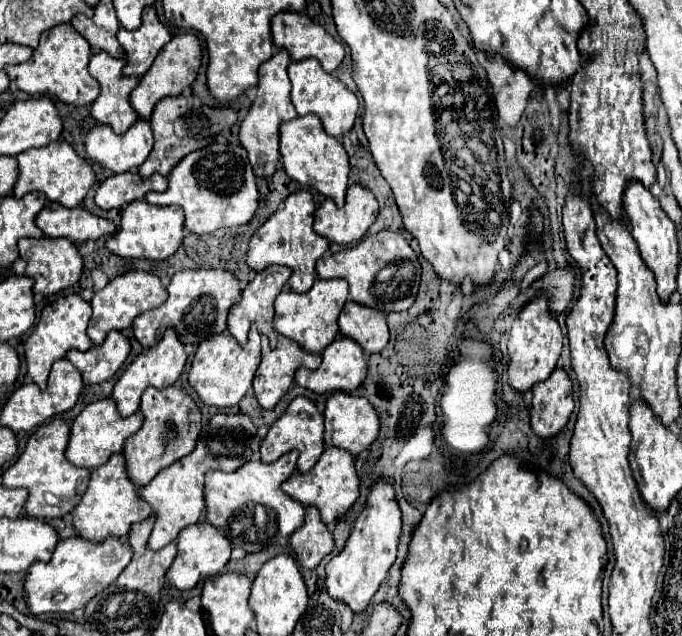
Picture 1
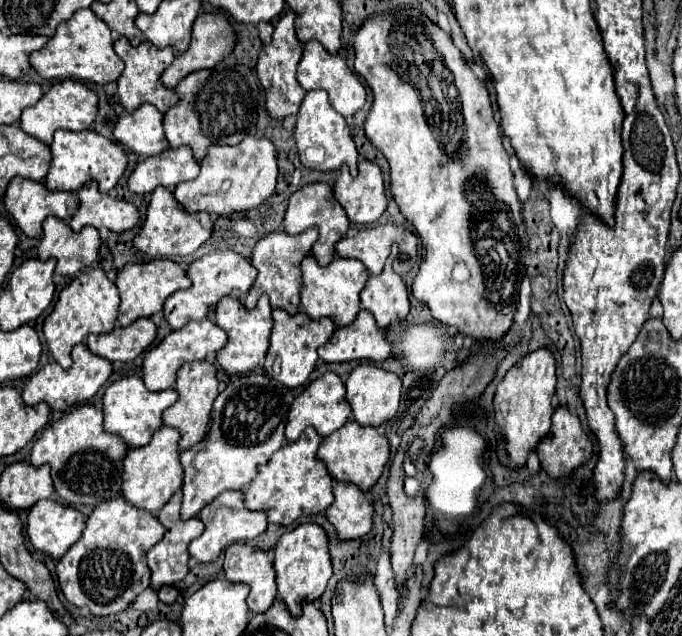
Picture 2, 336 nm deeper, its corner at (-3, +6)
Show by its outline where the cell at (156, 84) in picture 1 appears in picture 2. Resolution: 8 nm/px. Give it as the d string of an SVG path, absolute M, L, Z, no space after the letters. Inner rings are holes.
M202 13L198 15L198 19L194 21L194 27L192 27L192 41L190 41L190 47L178 55L172 65L162 73L160 81L162 85L166 85L168 89L174 89L178 85L180 79L184 79L186 75L190 75L192 71L200 71L200 69L210 69L214 67L216 63L220 63L234 47L234 29L232 25L228 23L226 17L222 15L214 15L214 13Z

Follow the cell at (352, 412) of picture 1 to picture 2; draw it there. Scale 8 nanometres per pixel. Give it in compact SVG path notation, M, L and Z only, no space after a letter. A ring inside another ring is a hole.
M358 365L346 379L346 401L352 409L352 419L358 425L372 425L372 427L380 427L382 423L390 421L400 405L400 389L402 381L396 373L384 371L382 367L374 365Z

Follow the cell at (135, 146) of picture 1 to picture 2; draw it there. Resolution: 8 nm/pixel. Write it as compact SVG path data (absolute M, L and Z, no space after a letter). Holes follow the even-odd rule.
M140 105L140 109L120 115L114 137L140 157L152 157L168 147L162 129L162 113L154 105Z

